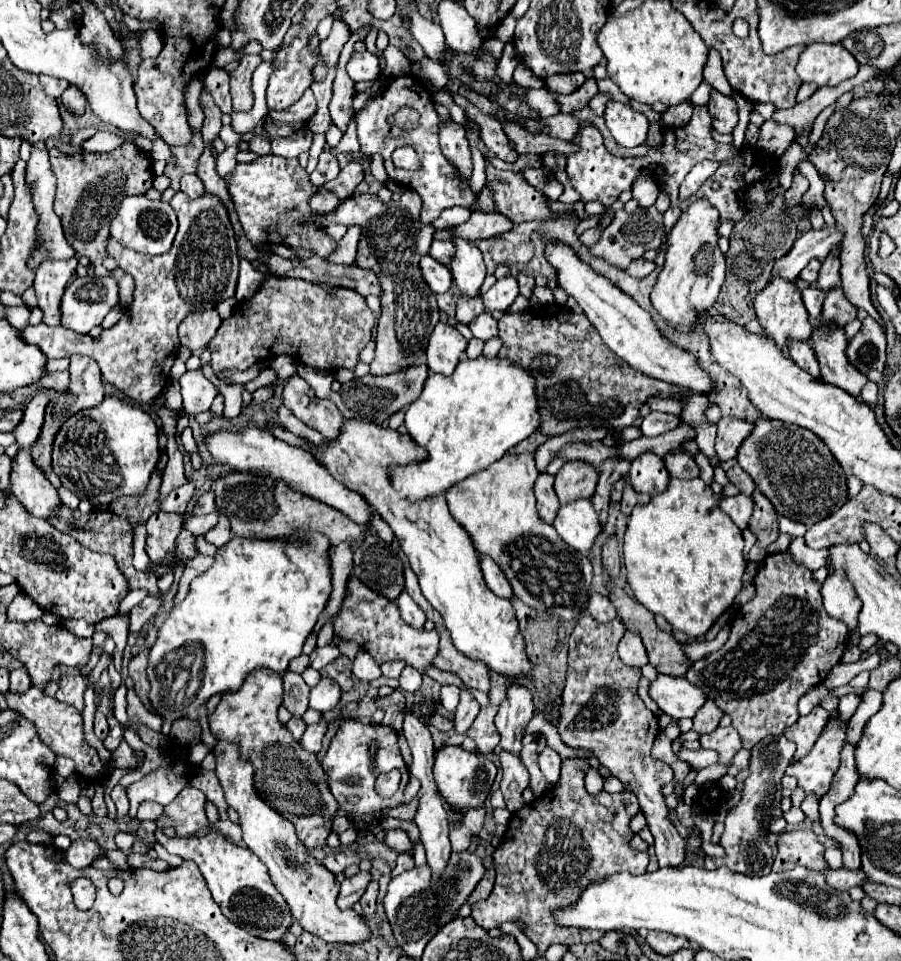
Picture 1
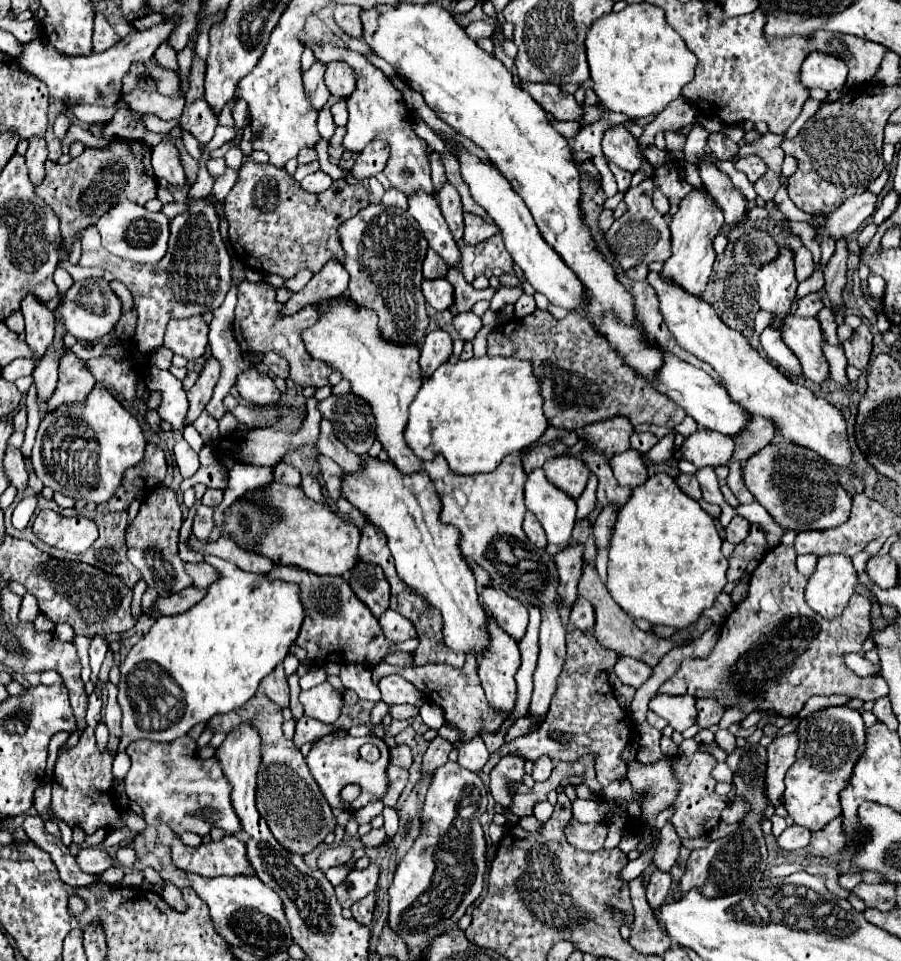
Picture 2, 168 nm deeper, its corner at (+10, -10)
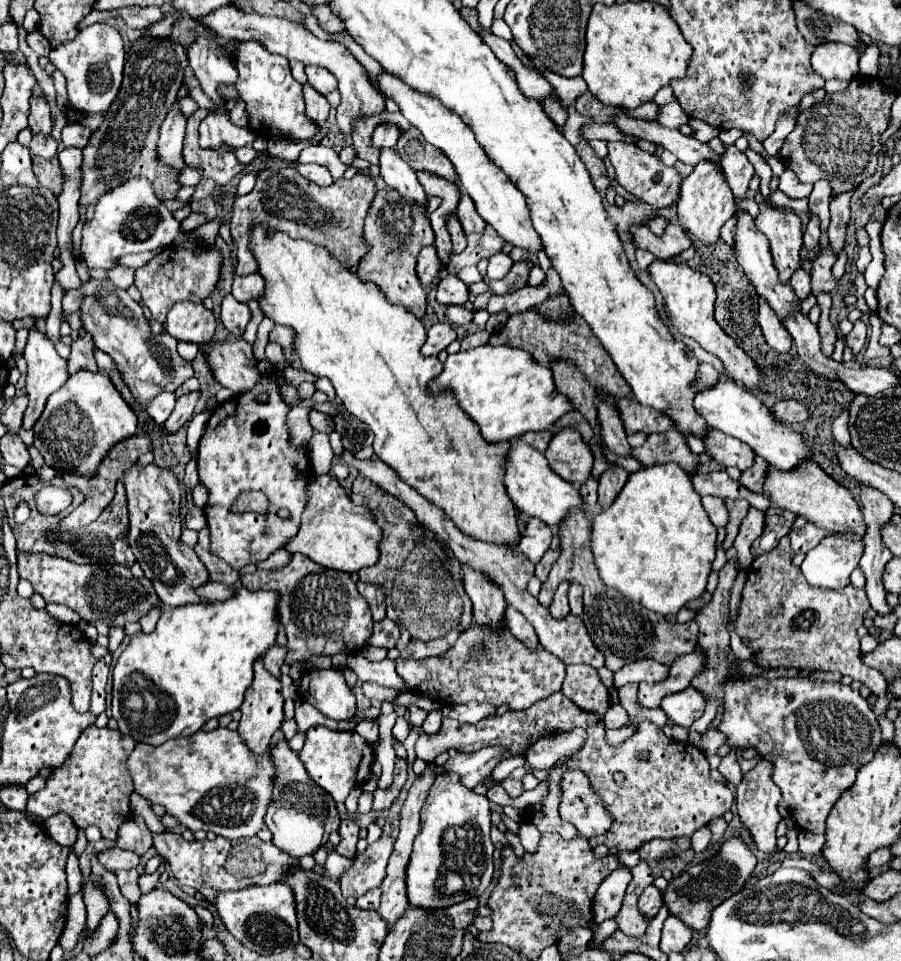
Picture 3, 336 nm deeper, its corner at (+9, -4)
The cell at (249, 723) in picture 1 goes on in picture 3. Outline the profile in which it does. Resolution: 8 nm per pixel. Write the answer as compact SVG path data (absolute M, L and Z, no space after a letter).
M284 738L270 750L270 758L274 762L274 786L272 786L272 802L266 810L266 826L272 832L272 842L282 852L300 858L304 854L314 854L328 838L332 830L338 830L340 816L336 812L336 802L330 794L316 788L316 782L308 776L300 754L288 746Z

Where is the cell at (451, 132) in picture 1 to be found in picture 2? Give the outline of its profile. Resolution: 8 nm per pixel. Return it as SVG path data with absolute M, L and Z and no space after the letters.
M449 184L443 186L443 190L437 196L437 202L441 206L441 212L449 224L449 230L453 232L453 238L457 244L461 244L463 240L463 208L461 208L461 200L457 196L457 190Z

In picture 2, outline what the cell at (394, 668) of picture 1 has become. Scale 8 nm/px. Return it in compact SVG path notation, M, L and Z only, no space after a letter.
M467 652L467 660L463 668L453 668L447 664L425 664L425 666L415 666L415 668L401 668L401 666L389 666L389 664L377 664L373 668L373 682L377 682L381 676L387 674L399 674L405 680L409 680L419 692L429 702L443 700L443 710L445 710L445 720L455 724L459 730L463 730L463 742L467 738L473 738L479 734L479 728L487 728L489 732L495 732L505 718L509 718L513 712L497 712L493 706L489 706L485 698L485 690L481 686L481 680L477 676L477 656L473 652Z

